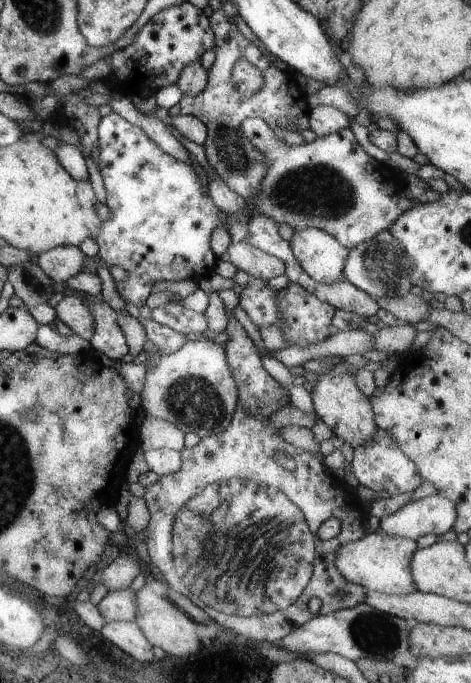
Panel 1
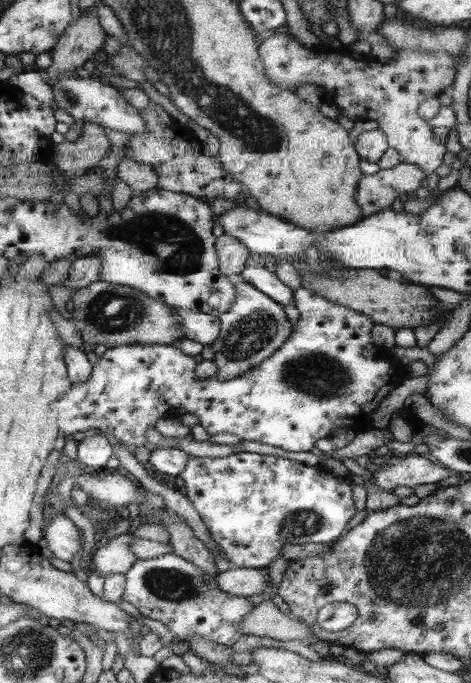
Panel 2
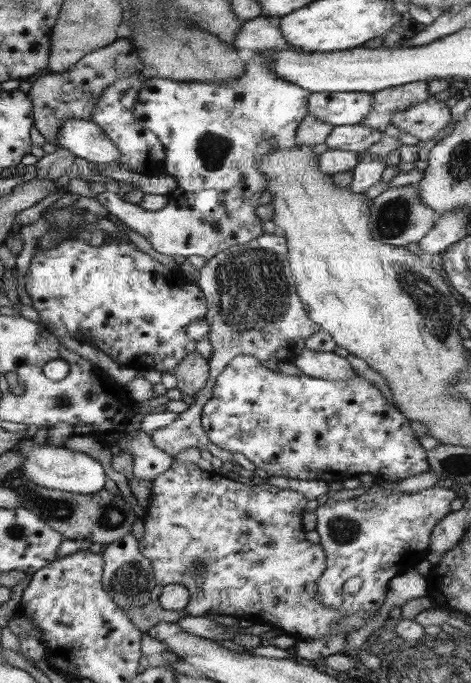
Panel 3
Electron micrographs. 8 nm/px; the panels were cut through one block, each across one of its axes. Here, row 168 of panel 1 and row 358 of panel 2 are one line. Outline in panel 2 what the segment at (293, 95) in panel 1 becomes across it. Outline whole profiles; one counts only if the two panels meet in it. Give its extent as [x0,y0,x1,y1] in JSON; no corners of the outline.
[209,277,293,382]

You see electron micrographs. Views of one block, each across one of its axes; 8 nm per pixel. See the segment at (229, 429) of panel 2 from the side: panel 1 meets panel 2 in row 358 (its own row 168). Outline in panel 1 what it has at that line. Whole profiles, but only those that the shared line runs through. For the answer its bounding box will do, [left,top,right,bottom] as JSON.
[95,112,418,307]

